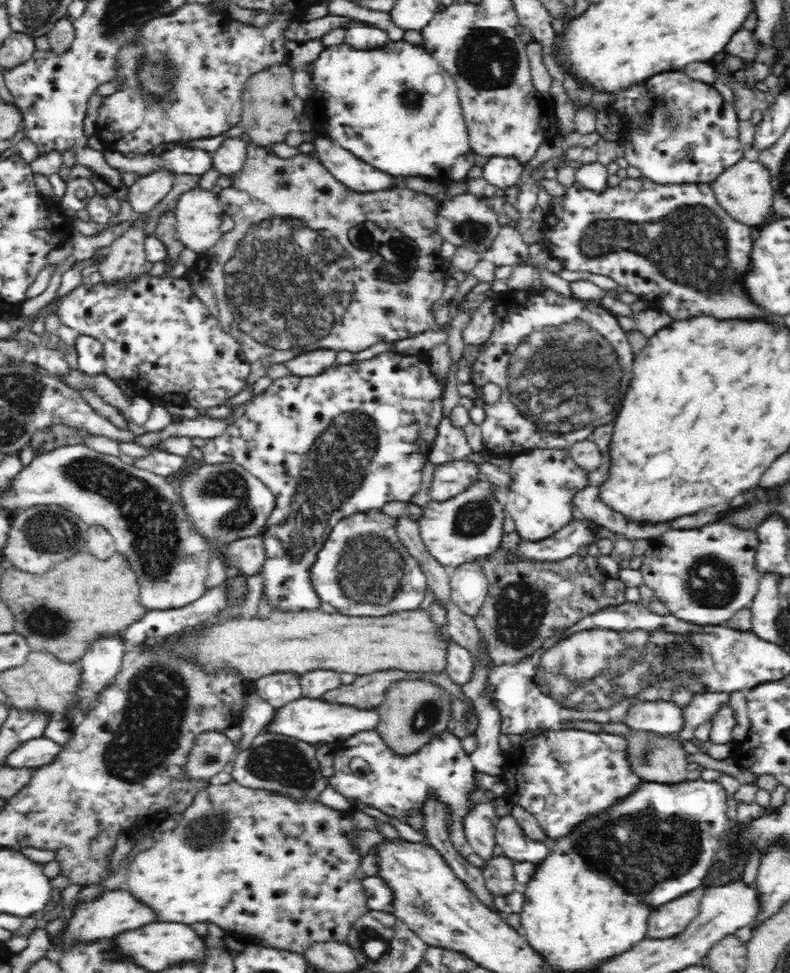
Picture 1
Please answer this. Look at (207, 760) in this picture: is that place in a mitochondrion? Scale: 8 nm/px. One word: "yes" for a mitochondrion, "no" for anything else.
yes

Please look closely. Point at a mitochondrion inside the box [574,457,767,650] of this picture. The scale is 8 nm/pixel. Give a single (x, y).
(711, 582)

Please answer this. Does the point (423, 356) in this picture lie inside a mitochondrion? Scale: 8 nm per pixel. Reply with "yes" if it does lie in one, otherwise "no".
no

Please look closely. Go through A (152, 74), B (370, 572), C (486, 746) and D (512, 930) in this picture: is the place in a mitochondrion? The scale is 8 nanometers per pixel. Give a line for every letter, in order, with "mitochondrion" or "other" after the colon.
A: mitochondrion
B: mitochondrion
C: other
D: other

